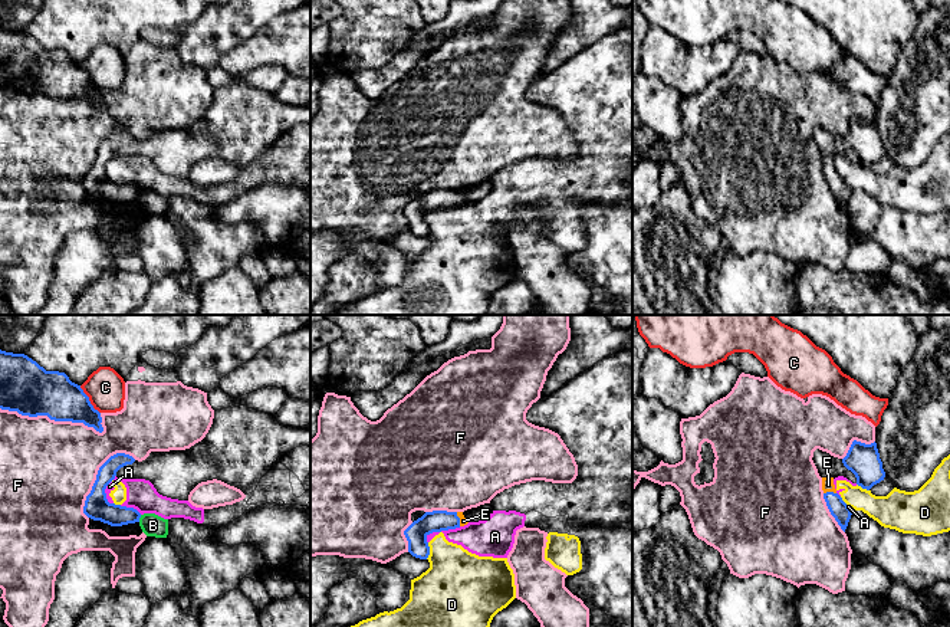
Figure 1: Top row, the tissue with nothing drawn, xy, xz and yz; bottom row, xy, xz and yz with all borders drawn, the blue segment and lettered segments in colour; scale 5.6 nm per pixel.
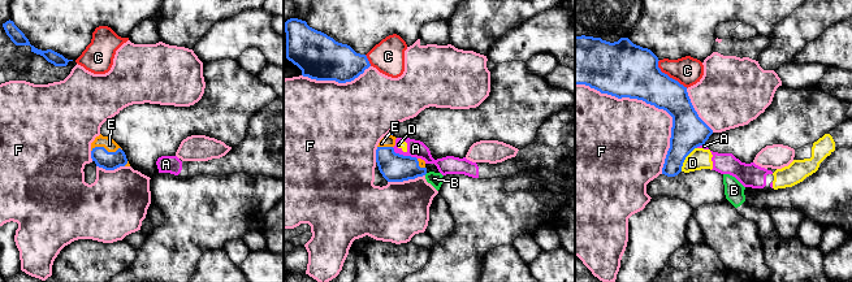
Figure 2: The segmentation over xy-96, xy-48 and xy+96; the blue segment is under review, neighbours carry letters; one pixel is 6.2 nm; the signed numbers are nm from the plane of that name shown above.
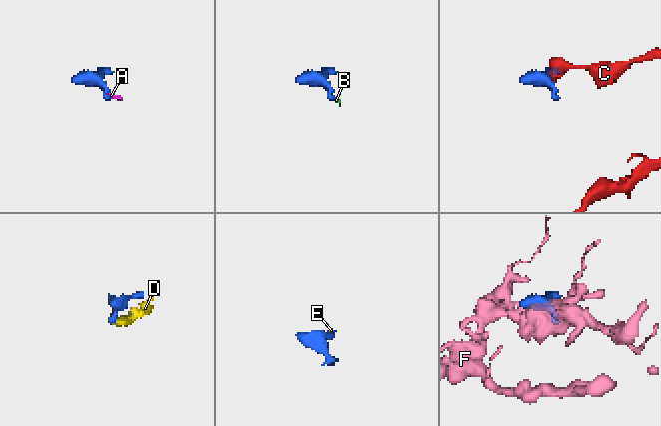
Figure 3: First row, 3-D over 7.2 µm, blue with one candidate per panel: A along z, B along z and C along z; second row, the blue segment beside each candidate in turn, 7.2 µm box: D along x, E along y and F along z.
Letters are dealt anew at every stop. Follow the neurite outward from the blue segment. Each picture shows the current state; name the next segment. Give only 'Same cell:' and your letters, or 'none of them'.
Same cell: E

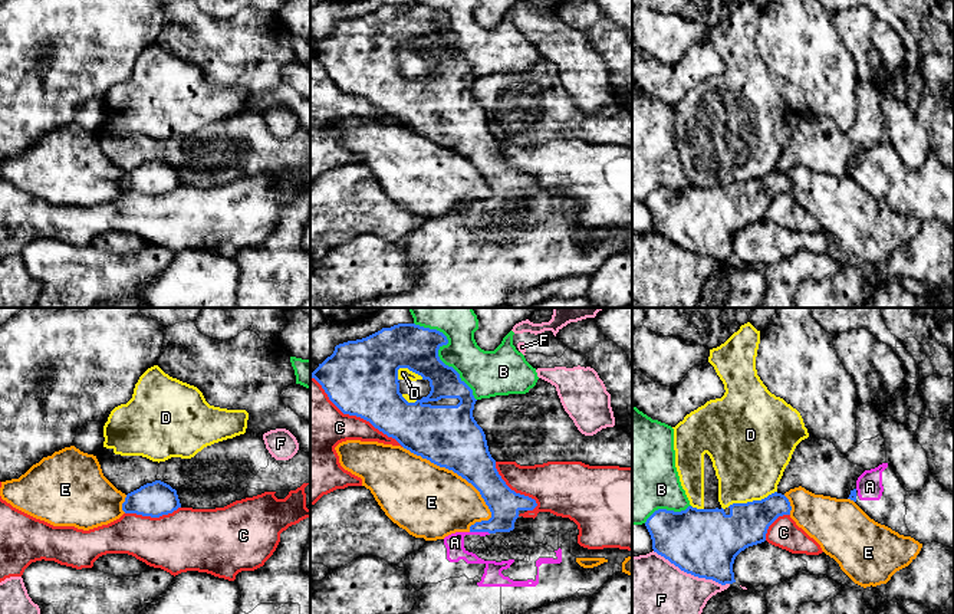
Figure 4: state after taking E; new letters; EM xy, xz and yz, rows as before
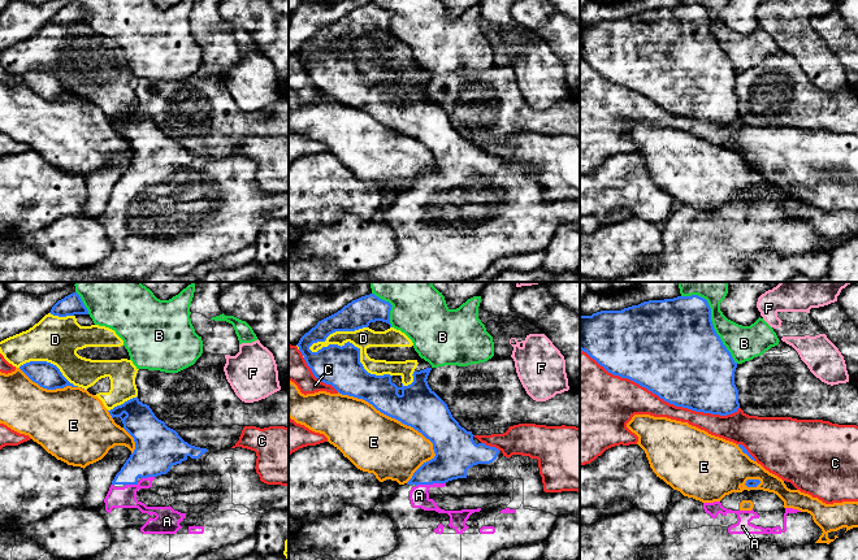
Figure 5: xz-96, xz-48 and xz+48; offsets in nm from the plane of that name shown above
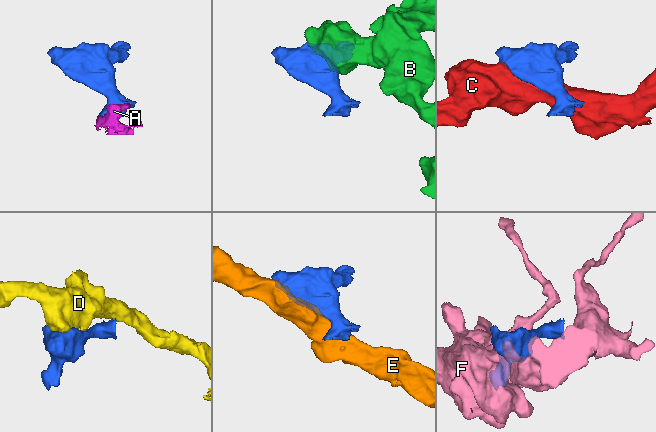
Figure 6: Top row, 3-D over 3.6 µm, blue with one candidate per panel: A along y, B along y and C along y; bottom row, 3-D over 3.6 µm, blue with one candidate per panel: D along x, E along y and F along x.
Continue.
Same cell: A

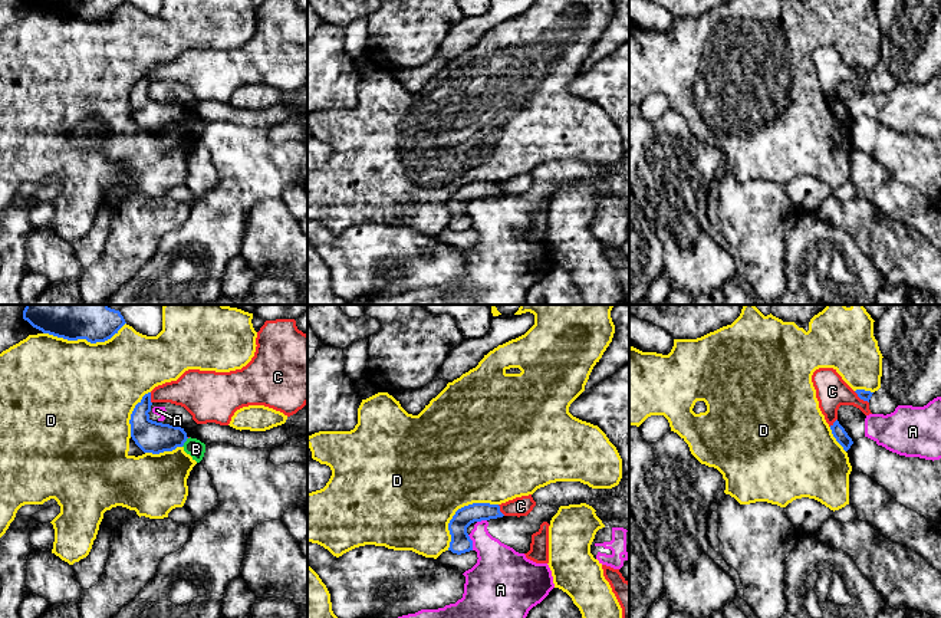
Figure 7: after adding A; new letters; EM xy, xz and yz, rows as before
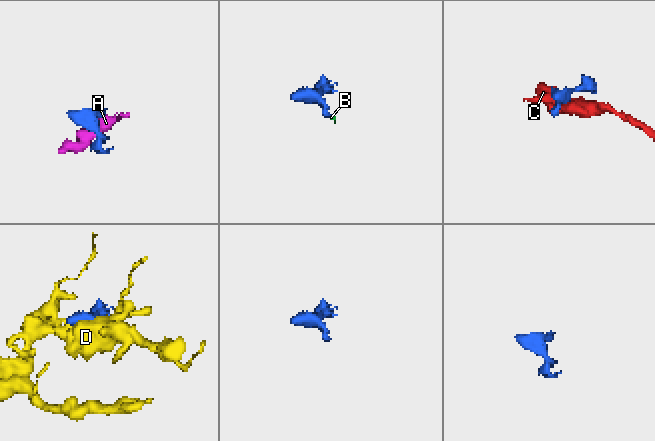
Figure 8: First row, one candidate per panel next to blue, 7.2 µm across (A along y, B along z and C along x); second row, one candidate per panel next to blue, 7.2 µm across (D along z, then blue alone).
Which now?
Same cell: none of them

